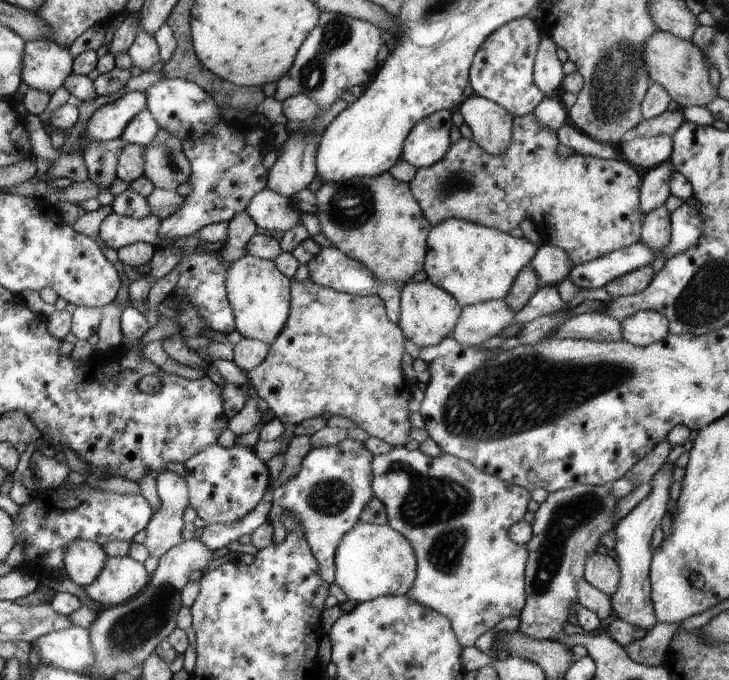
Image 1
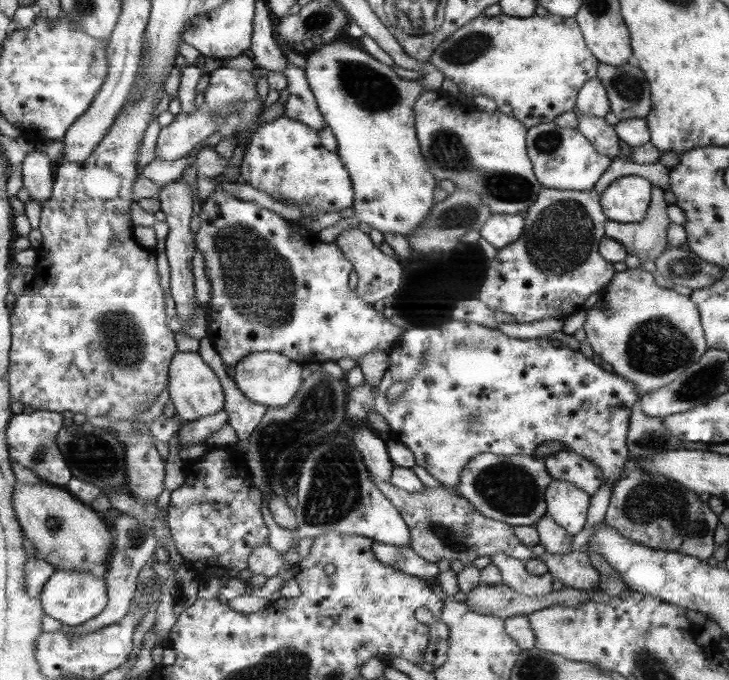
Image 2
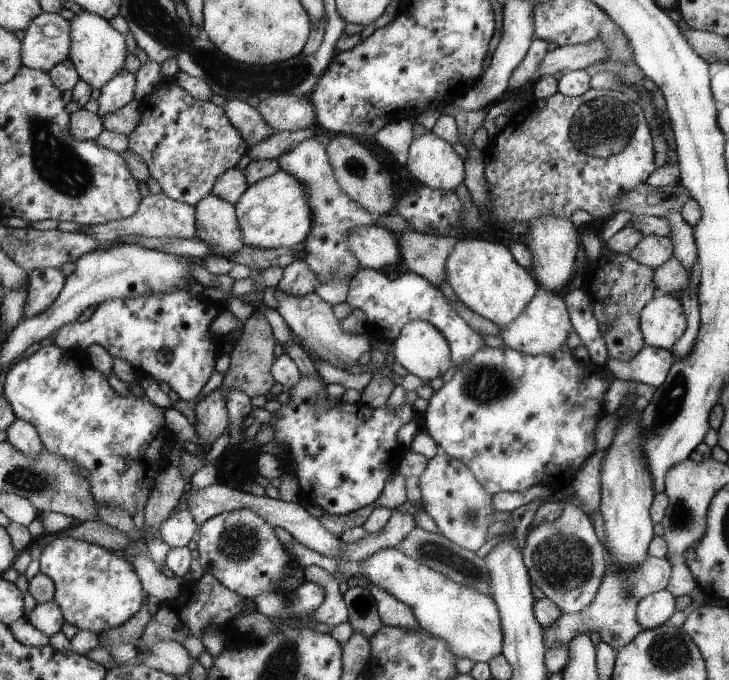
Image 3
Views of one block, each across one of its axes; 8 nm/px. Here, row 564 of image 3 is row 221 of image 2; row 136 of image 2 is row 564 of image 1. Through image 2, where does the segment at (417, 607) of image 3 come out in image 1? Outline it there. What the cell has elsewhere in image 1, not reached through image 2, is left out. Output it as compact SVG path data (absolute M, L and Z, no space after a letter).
M357 522L342 536L336 549L334 583L344 590L348 599L357 603L370 601L383 595L405 595L417 575L417 557L410 541L389 528L389 525L372 525Z

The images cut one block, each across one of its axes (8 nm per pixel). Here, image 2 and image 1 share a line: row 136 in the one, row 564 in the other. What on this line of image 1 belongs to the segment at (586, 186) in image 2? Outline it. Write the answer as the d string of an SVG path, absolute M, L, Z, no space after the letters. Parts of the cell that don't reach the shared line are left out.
M576 484L547 493L545 500L533 513L530 524L532 535L525 544L529 553L525 566L526 602L518 616L517 631L537 640L551 641L563 630L561 626L563 622L569 622L571 606L577 600L577 583L585 580L584 565L587 555L601 545L601 535L614 527L612 512L617 502L618 498L610 495L604 485Z

